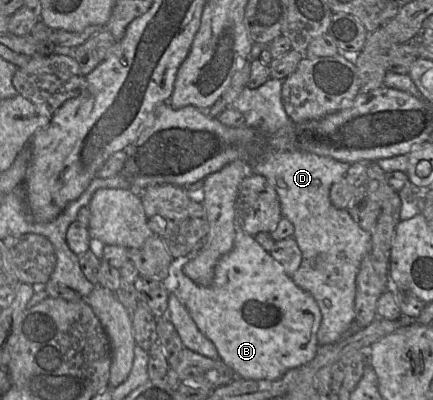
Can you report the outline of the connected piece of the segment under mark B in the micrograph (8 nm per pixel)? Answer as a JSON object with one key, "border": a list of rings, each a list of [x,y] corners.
{"border":[[[240,229],[236,230],[233,248],[224,254],[216,263],[211,285],[199,285],[187,277],[183,273],[183,270],[180,270],[178,274],[178,288],[176,290],[176,296],[179,298],[180,302],[185,305],[200,331],[213,342],[220,359],[234,371],[236,374],[235,378],[277,380],[287,371],[310,362],[314,358],[318,349],[319,344],[317,340],[317,332],[321,324],[322,315],[316,300],[310,293],[301,289],[294,283],[292,277],[282,269],[268,251],[256,242],[254,236],[248,235]]]}

